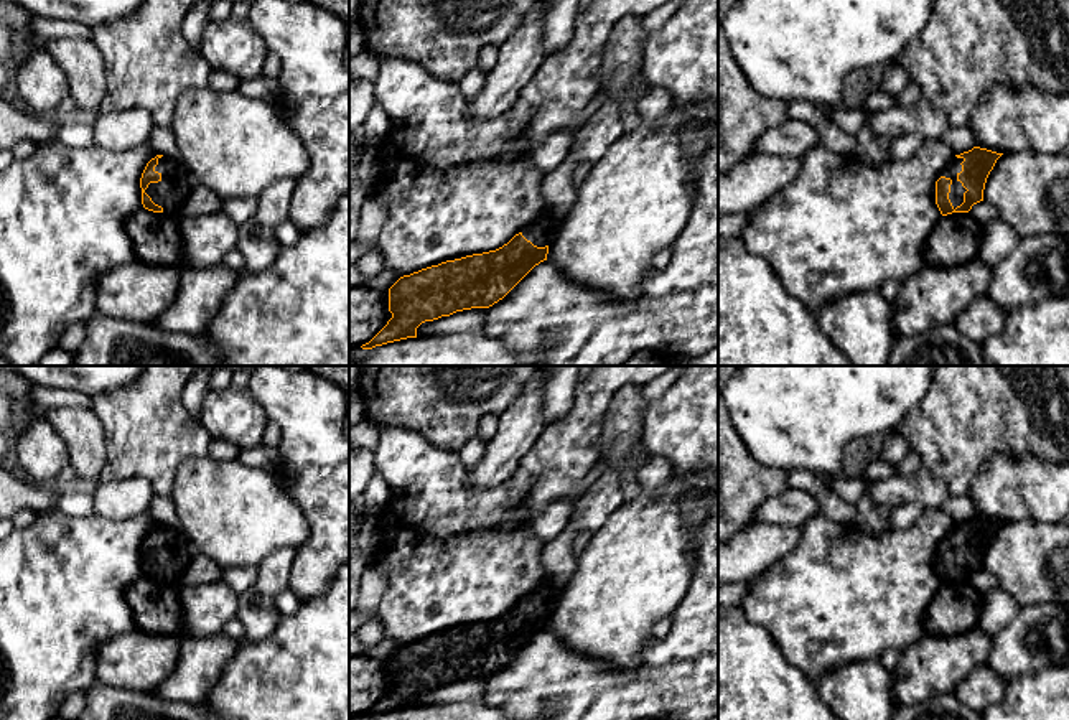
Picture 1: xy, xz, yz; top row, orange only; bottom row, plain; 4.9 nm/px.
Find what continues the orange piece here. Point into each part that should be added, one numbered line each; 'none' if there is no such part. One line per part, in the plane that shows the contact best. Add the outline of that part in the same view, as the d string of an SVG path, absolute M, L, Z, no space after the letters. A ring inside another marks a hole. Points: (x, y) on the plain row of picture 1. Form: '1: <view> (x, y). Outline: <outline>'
1: yz (956, 564). Outline: M955 526L941 544L952 549L949 568L954 578L964 572L964 562L967 560L962 555L962 552L957 549L957 544L962 540L962 534L960 534L962 531L964 527Z

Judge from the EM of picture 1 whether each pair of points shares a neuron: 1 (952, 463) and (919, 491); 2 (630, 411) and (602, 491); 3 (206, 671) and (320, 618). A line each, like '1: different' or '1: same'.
1: different
2: different
3: different

